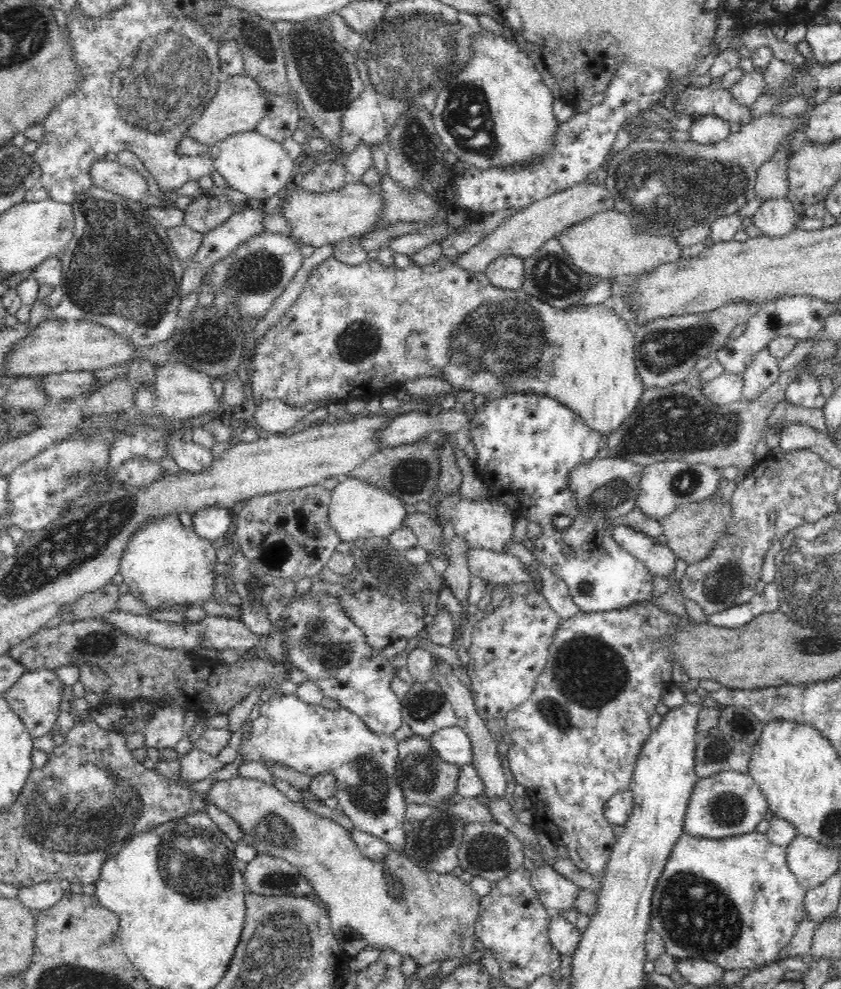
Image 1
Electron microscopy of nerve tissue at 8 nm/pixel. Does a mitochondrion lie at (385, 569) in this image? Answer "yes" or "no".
yes

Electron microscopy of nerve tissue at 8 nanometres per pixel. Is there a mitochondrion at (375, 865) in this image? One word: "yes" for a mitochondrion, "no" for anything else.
no

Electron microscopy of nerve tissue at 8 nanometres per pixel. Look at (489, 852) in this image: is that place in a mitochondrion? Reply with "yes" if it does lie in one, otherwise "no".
yes

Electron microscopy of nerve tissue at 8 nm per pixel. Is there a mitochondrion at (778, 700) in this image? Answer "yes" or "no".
yes

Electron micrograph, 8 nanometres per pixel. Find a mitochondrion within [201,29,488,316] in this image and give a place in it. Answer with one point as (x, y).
(329, 84)

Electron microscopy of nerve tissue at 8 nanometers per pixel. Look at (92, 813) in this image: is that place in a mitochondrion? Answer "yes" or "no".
yes

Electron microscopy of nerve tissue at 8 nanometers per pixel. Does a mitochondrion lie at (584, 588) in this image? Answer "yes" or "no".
yes

